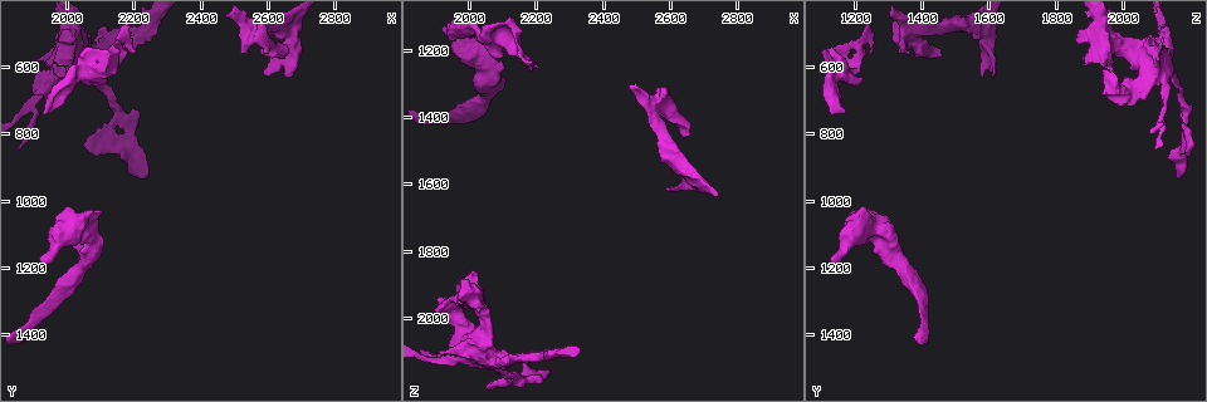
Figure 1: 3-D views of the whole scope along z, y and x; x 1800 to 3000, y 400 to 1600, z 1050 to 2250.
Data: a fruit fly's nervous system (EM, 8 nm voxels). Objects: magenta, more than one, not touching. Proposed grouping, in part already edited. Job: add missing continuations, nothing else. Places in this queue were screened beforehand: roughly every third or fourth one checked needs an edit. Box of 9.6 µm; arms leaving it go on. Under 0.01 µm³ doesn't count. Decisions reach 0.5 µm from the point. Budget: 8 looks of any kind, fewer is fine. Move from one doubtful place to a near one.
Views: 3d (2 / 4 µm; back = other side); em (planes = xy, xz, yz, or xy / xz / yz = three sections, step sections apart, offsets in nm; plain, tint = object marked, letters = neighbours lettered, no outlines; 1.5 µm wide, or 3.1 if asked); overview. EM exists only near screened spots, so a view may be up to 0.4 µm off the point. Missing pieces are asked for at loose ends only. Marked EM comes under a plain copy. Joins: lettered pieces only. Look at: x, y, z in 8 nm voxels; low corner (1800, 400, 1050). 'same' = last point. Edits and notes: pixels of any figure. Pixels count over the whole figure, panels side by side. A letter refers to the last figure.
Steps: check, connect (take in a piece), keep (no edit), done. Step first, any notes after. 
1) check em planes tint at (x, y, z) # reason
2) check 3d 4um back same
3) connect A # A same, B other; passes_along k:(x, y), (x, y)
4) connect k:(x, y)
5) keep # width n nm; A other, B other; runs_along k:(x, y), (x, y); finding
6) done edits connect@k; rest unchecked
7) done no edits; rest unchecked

check 3d 2um back at (1980, 720, 1160) # free end

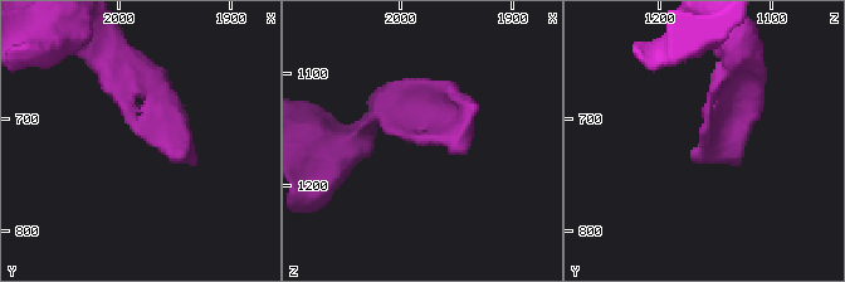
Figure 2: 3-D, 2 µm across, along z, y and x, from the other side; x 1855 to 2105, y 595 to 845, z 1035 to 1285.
check em planes letters at (1984, 710, 1162) # now the EM

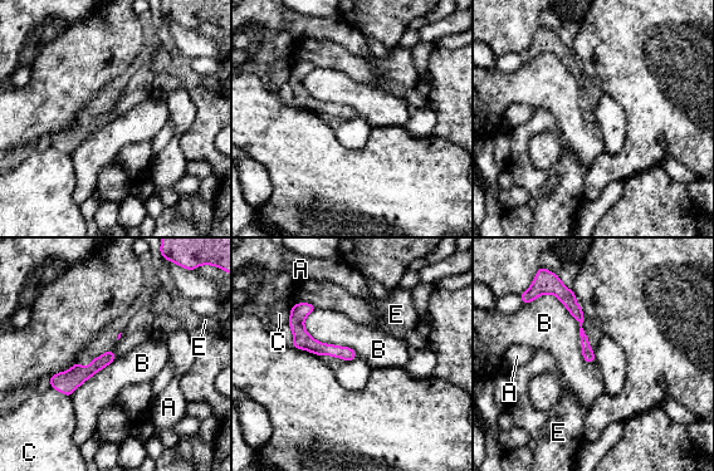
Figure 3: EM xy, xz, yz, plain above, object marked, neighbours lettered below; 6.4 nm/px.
keep # A other, B other, C other, E other; border 3:(524, 304), (553, 294), (593, 363); none of them fits

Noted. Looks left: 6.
check 3d 4um at (1920, 1180, 1130) # branch stops here

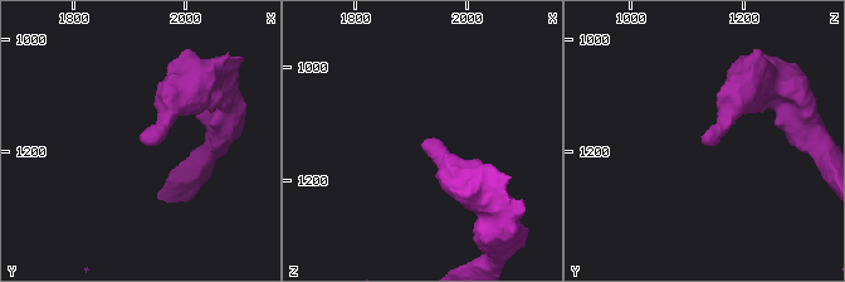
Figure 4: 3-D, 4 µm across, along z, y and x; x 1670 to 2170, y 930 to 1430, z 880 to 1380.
check em planes letters at (1920, 1185, 1130) # now the EM

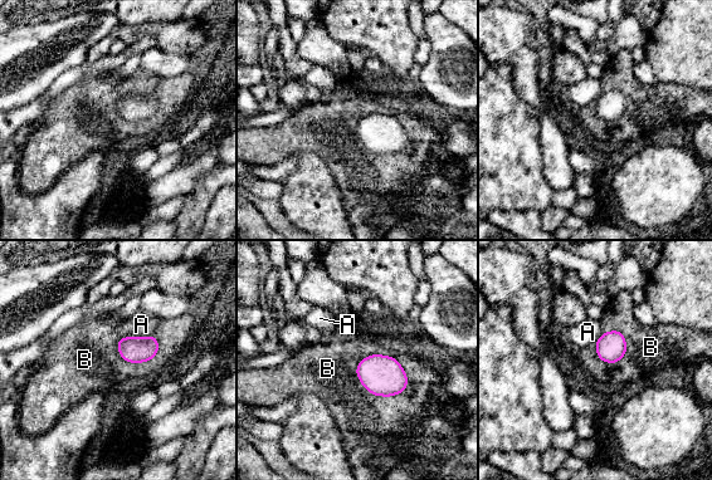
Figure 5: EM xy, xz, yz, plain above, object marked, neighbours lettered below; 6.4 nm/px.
keep # A other, B other; border 5:(356, 365), (375, 395), (408, 385); none of them fits

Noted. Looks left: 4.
check em planes letters at (2690, 470, 1620) # branch stops here

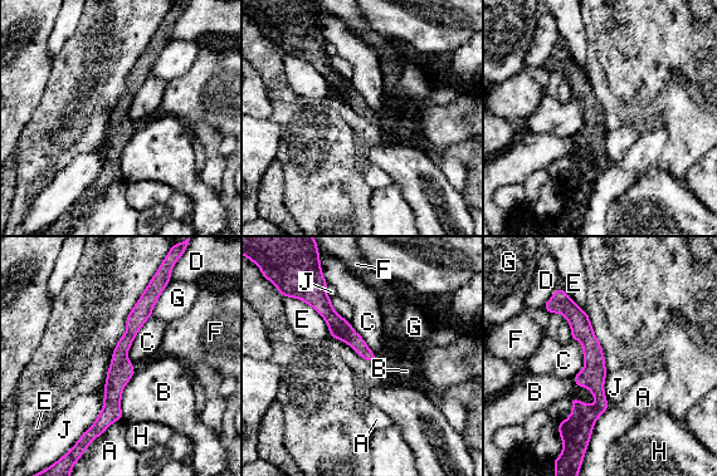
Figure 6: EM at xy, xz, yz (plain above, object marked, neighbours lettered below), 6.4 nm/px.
keep # A other, B other, C other, D other, E other, F other, G other, H other, J other; border 6:(150, 315), (127, 352), (131, 362); none of them fits

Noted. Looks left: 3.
done no edits; rest unchecked

